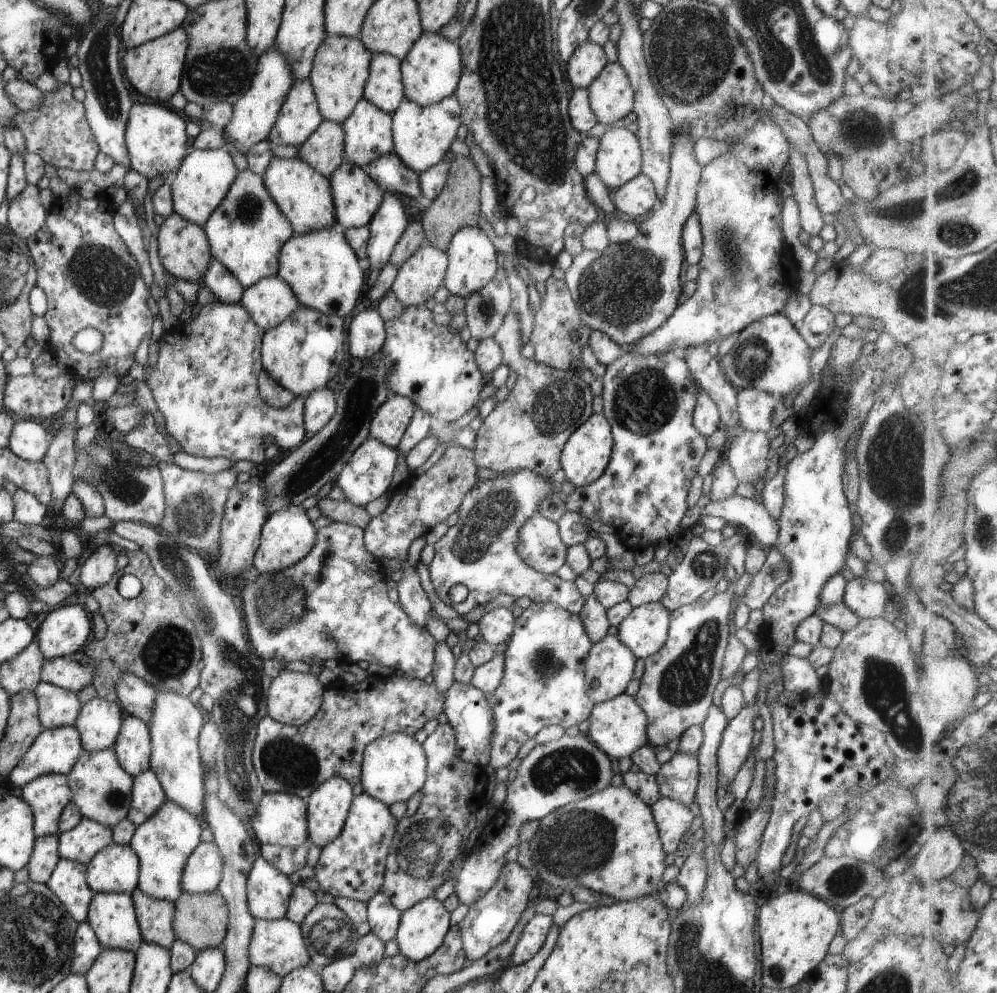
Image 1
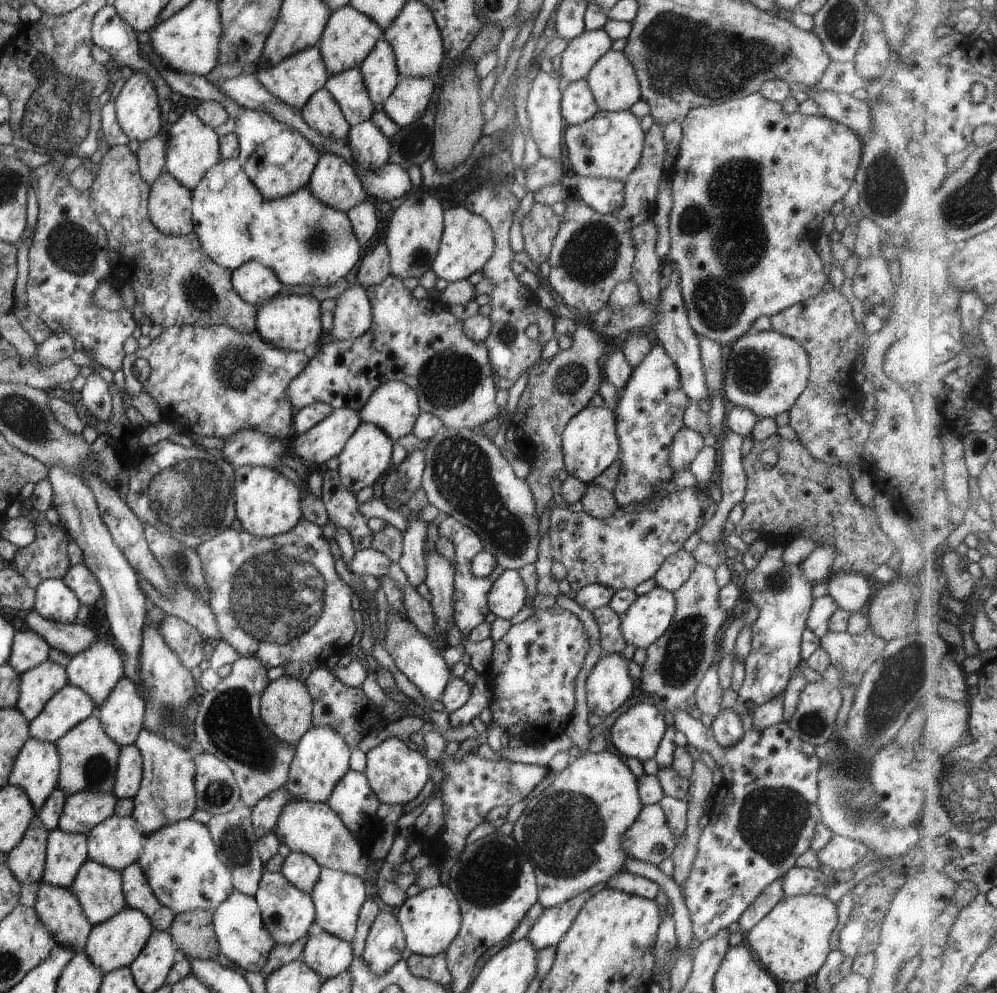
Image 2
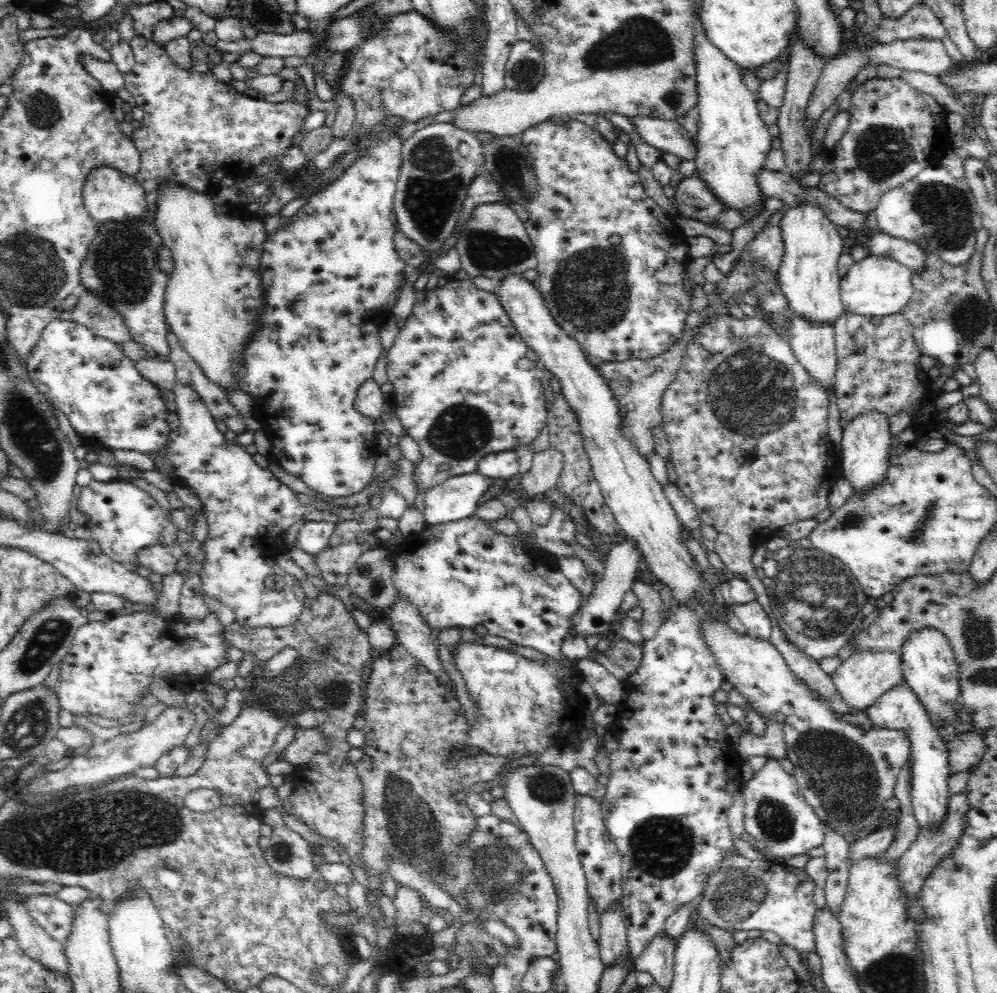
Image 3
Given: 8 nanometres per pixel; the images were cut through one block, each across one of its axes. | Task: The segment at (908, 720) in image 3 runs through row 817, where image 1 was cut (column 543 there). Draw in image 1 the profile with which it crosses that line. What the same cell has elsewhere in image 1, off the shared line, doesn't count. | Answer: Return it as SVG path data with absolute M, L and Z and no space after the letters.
M534 914L525 924L510 958L513 965L524 964L530 960L544 944L552 926L551 915Z

